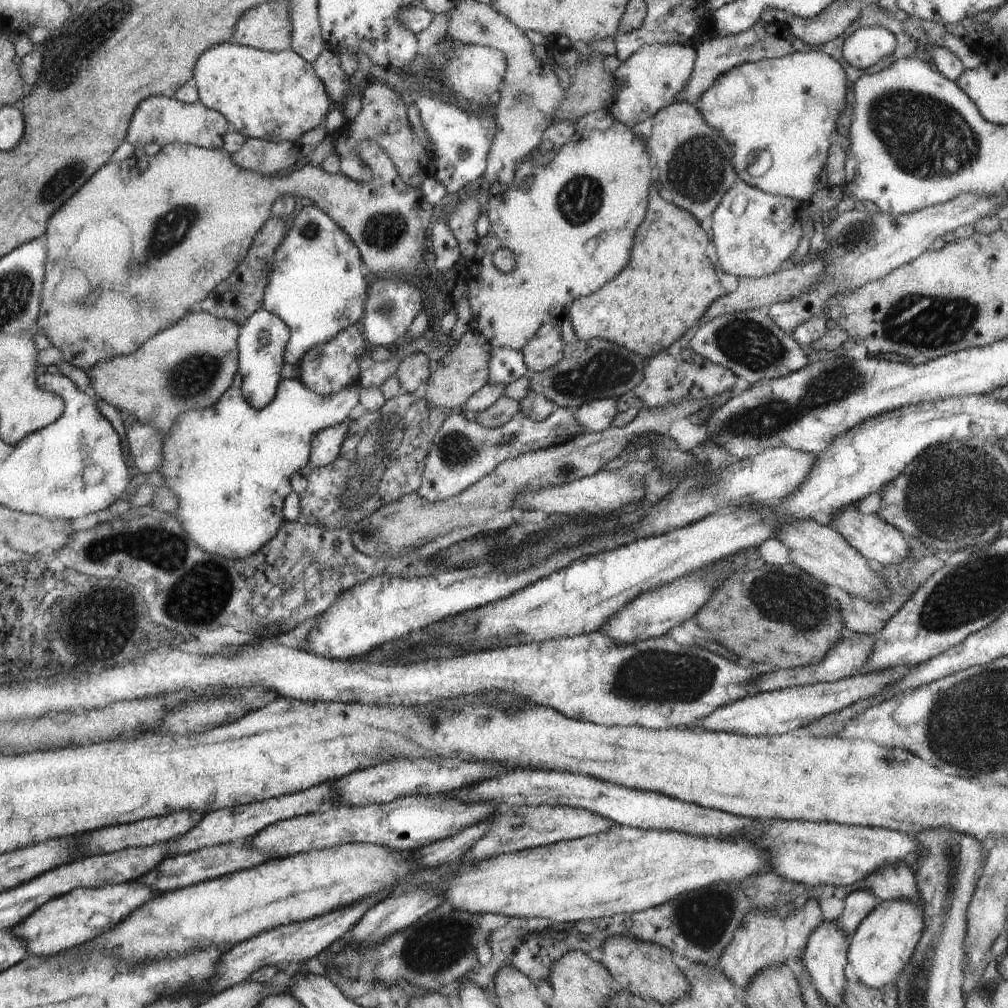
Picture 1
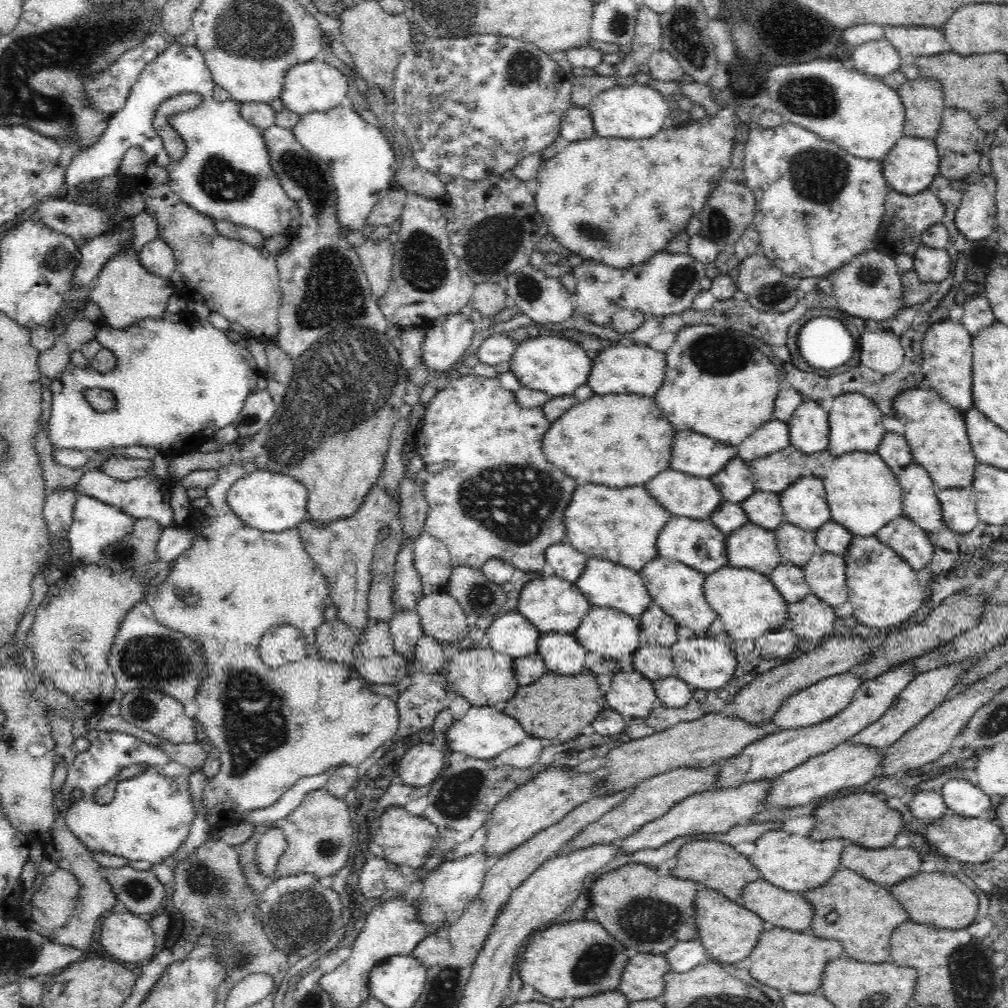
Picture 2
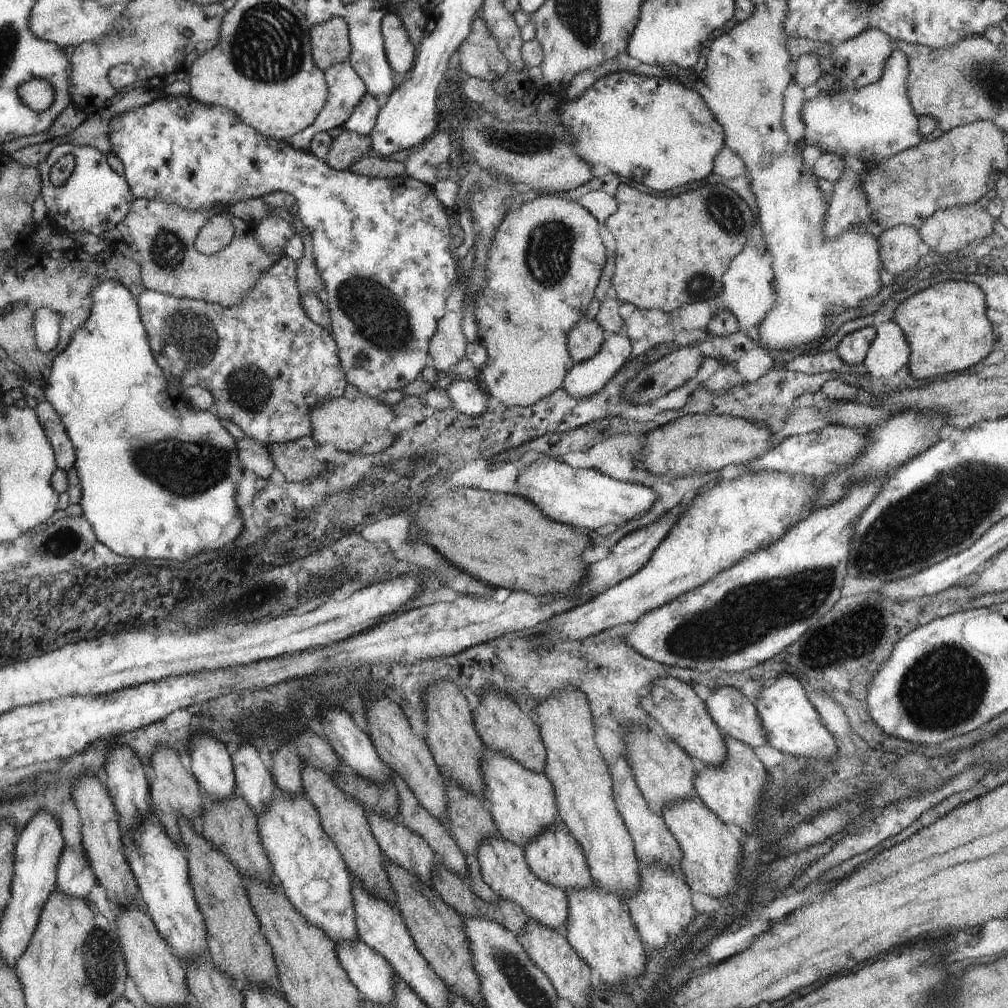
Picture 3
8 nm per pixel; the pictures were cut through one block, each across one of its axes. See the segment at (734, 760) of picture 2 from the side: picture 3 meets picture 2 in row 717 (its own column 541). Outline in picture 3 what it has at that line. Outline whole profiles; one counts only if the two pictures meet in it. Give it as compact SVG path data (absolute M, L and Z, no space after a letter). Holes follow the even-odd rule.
M558 820L554 826L540 832L536 838L532 838L524 848L524 858L528 868L536 878L542 882L548 882L552 886L558 886L562 890L574 888L574 890L590 890L593 878L588 870L588 862L580 844L570 834L570 830Z

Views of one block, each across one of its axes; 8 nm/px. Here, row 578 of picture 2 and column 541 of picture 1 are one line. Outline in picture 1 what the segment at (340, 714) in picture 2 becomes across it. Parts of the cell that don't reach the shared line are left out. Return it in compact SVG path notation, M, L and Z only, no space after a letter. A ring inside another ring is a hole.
M619 121L614 122L605 130L581 130L576 131L569 142L565 143L554 159L548 165L537 165L531 157L520 162L515 168L515 184L506 186L501 182L494 182L489 189L489 203L487 204L487 217L489 218L490 232L477 241L476 252L469 262L469 289L467 298L471 306L472 327L478 330L487 338L492 347L506 347L521 351L523 346L538 332L538 329L546 323L554 326L561 326L562 322L568 318L565 310L569 303L577 298L595 293L602 286L618 276L630 262L630 250L632 250L633 236L637 233L637 228L645 220L647 206L649 205L650 182L655 180L655 169L643 142L635 135L634 130L626 127ZM497 249L508 249L514 253L515 269L511 273L501 273L494 270L492 258Z

